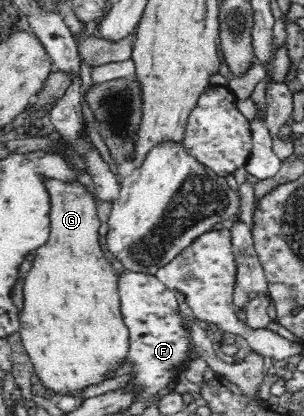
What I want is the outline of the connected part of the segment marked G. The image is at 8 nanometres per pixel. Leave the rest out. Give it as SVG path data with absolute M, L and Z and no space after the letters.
M42 176L42 182L45 183L48 197L50 197L50 234L48 234L46 244L44 246L38 246L36 252L34 252L32 266L30 266L30 270L23 277L23 308L18 312L18 332L20 333L22 344L31 358L31 362L34 364L35 374L40 377L45 388L54 391L56 395L70 395L75 397L80 396L80 392L86 386L103 382L106 374L114 372L118 366L123 364L124 358L128 354L130 339L128 329L122 320L122 313L120 313L120 297L118 296L118 287L116 284L117 273L104 255L98 241L100 220L96 211L98 203L95 200L96 198L94 198L94 192L88 190L88 187L80 183L76 178L72 178L72 180L56 180L55 178Z

